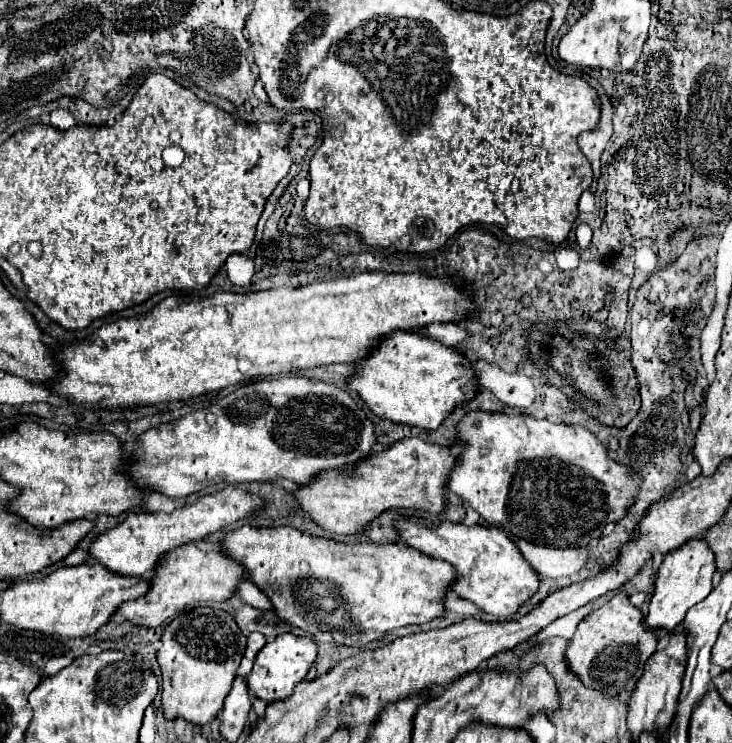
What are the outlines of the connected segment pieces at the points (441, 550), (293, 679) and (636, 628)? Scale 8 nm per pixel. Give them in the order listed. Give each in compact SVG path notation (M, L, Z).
M399 517L395 521L395 529L399 531L399 537L407 545L427 553L429 557L451 563L457 573L451 591L475 603L485 613L499 617L513 615L517 607L537 591L539 577L535 569L523 559L517 545L499 527L483 527L483 525L469 527L465 523L451 523L451 521L441 521L439 527L437 525L427 527L419 521Z
M281 633L275 637L275 641L267 643L263 651L259 651L259 655L255 657L253 671L247 675L247 687L253 695L265 699L267 703L287 699L293 693L295 685L301 683L309 673L309 669L315 663L315 657L317 657L317 643L313 639L299 637L293 633Z
M619 591L603 607L587 615L579 625L575 635L569 641L565 651L571 671L583 681L585 687L615 695L621 689L633 691L637 679L643 673L643 665L655 653L657 637L655 633L645 633L643 613L631 605L629 597Z

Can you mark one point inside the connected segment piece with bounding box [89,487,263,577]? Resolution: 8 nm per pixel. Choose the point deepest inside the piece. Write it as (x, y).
(134, 547)

